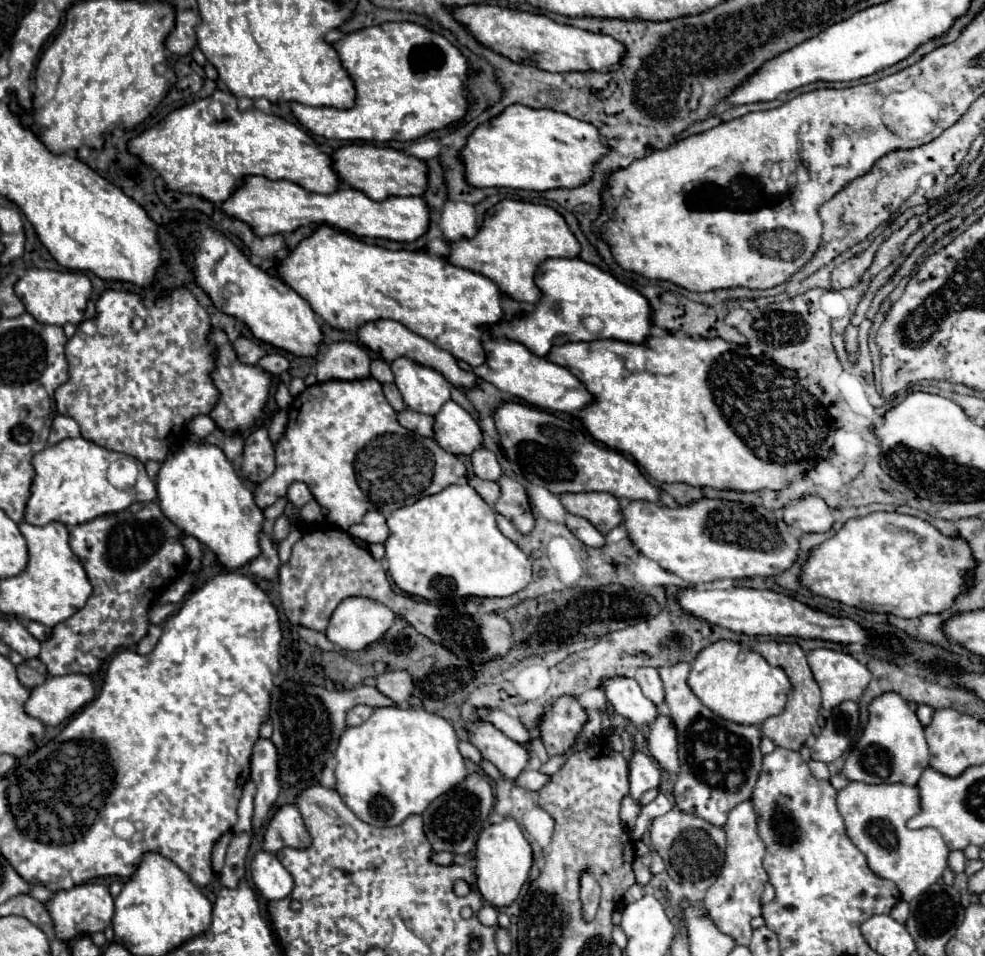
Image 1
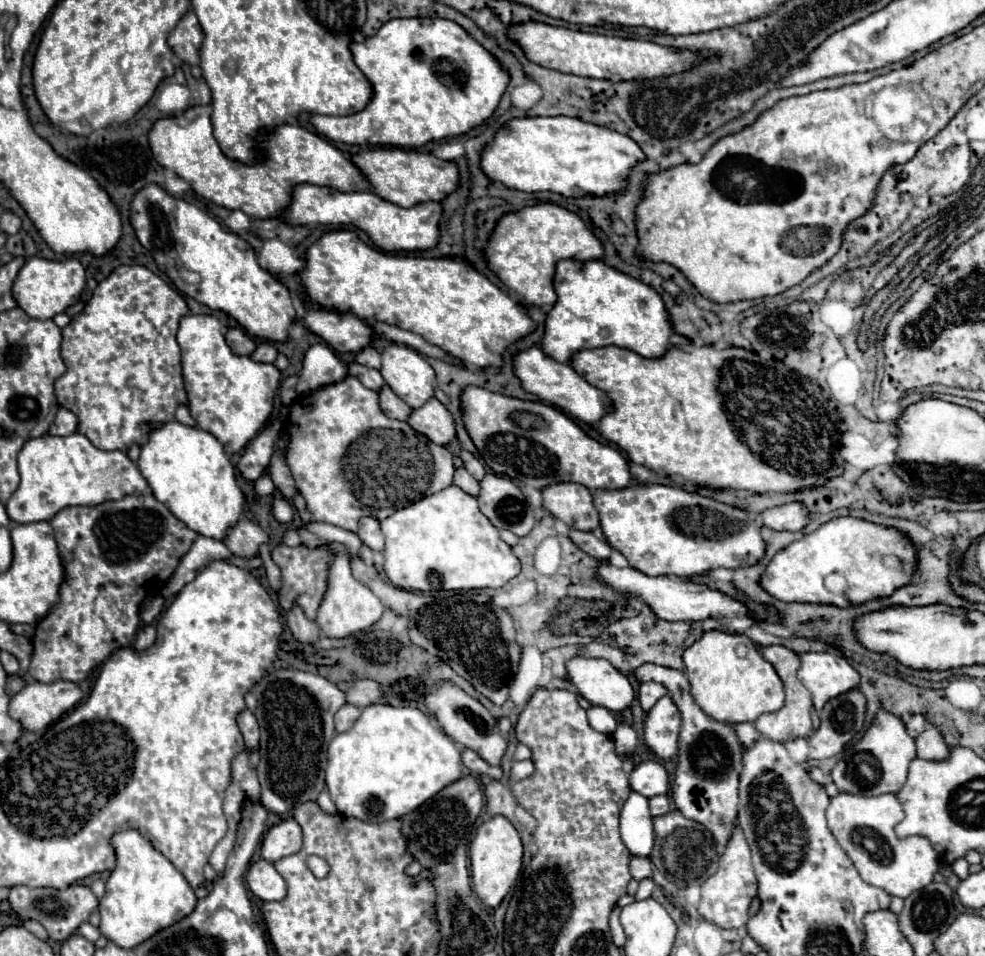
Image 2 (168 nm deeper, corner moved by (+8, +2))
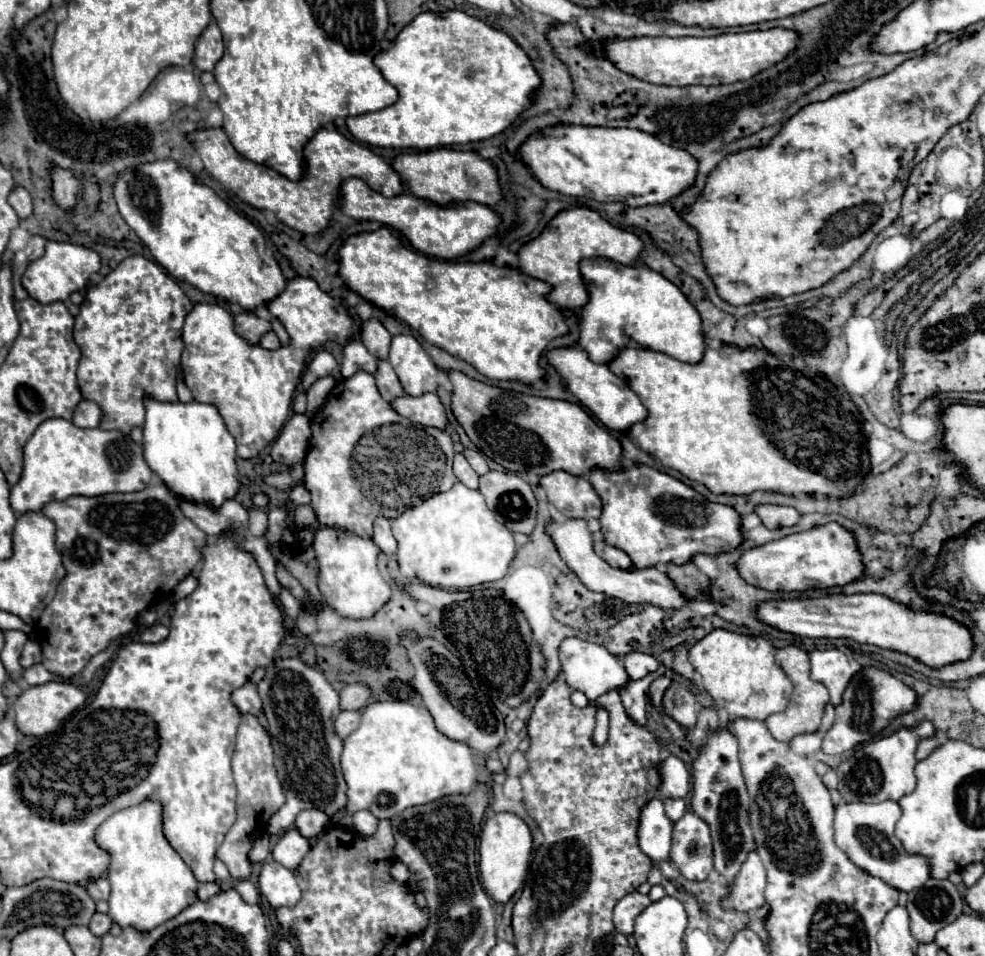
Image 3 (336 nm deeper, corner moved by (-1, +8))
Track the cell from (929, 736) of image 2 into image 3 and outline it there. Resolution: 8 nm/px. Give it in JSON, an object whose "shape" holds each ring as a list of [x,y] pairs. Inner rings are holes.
{"shape":[[[933,737],[933,739],[921,739],[921,741],[919,741],[919,747],[917,747],[917,751],[915,751],[917,761],[927,759],[927,755],[931,755],[931,751],[933,751],[937,745],[939,745],[939,743],[937,743],[935,737]]]}

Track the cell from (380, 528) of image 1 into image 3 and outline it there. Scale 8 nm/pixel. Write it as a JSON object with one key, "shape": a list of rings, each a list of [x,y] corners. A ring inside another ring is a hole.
{"shape":[[[377,517],[377,519],[375,519],[373,541],[379,545],[379,549],[381,549],[385,555],[395,555],[395,551],[397,551],[397,541],[395,541],[395,537],[393,537],[393,533],[391,533],[389,519],[385,519],[385,517]]]}

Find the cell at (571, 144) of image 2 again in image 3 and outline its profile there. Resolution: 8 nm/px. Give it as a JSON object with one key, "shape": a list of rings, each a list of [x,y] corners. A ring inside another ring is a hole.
{"shape":[[[557,125],[531,135],[521,145],[519,157],[547,189],[595,201],[619,201],[629,207],[663,205],[675,199],[695,185],[699,167],[691,153],[665,145],[649,133],[581,125]]]}

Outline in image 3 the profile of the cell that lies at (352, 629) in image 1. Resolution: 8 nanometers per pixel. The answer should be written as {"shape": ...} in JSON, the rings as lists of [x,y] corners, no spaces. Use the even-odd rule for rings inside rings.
{"shape":[[[323,527],[315,531],[313,549],[319,563],[319,591],[323,601],[341,617],[367,619],[389,601],[391,587],[377,569],[379,547],[371,539],[361,539],[343,529]]]}

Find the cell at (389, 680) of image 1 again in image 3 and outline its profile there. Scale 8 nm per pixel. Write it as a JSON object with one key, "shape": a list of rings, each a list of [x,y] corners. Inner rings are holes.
{"shape":[[[361,683],[345,685],[345,689],[339,693],[339,707],[341,707],[341,711],[359,711],[367,705],[369,697],[371,697],[369,687],[365,687]]]}

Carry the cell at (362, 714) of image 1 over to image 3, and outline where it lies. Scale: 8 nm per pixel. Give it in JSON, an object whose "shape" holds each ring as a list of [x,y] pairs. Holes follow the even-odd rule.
{"shape":[[[343,711],[343,713],[339,713],[339,717],[335,721],[337,735],[341,739],[345,739],[347,735],[351,735],[359,727],[359,721],[361,721],[361,713],[359,711]]]}

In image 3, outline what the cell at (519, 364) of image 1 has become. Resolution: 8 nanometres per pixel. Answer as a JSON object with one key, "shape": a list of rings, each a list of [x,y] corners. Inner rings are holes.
{"shape":[[[553,349],[547,353],[547,359],[563,377],[563,383],[567,385],[569,393],[573,393],[607,429],[629,431],[635,423],[647,419],[647,409],[641,405],[639,397],[631,391],[631,387],[623,379],[619,379],[607,365],[593,363],[583,349]]]}

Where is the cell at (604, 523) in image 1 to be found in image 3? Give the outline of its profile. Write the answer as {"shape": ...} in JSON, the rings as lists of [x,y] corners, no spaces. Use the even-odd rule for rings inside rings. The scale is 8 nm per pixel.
{"shape":[[[553,471],[539,479],[549,503],[555,505],[565,517],[573,519],[599,519],[601,499],[591,487],[587,477],[575,477],[565,471]]]}

